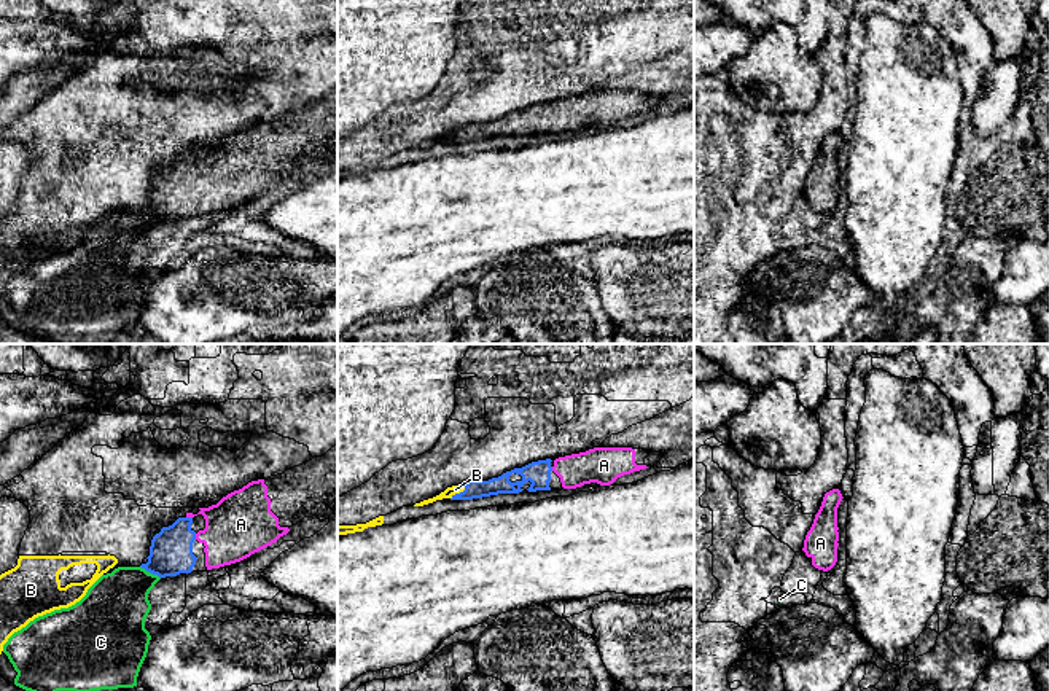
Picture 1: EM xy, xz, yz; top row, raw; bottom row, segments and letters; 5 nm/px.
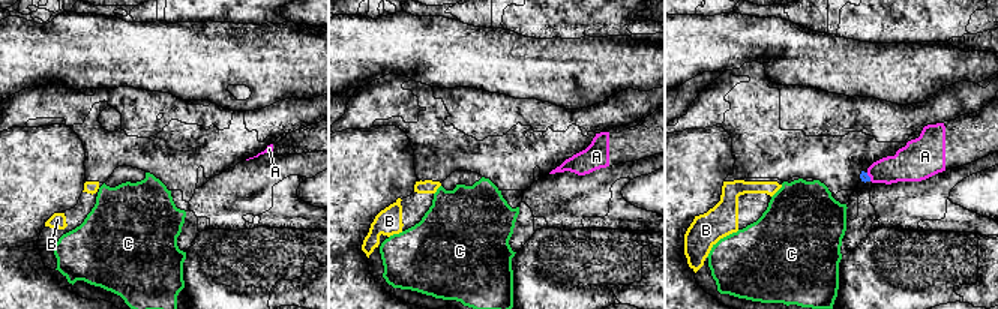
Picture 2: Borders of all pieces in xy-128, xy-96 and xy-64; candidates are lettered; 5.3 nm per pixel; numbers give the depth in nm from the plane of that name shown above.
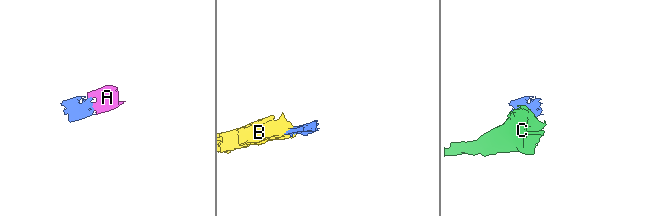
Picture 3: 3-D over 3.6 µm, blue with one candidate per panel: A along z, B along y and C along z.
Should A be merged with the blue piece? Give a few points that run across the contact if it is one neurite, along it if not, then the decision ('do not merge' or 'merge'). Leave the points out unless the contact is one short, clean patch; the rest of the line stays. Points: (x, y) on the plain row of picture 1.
merge

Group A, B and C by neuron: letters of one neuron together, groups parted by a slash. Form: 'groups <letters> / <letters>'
groups A B / C

